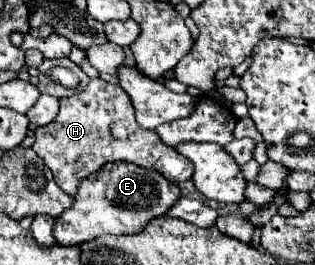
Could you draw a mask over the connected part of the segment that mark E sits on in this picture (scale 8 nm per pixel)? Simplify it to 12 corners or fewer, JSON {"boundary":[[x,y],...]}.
{"boundary":[[109,164],[55,218],[61,246],[141,232],[181,198],[137,164]]}

